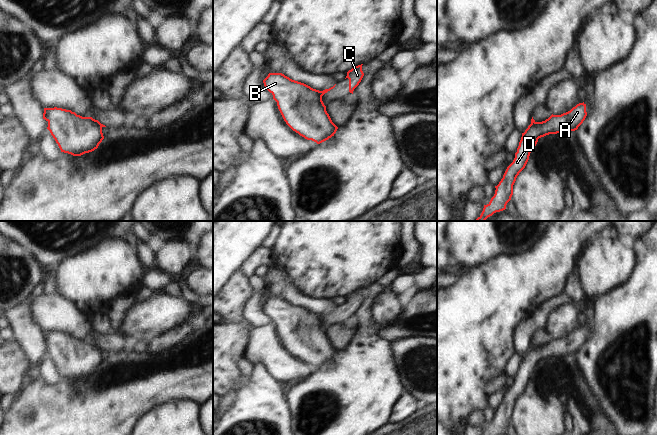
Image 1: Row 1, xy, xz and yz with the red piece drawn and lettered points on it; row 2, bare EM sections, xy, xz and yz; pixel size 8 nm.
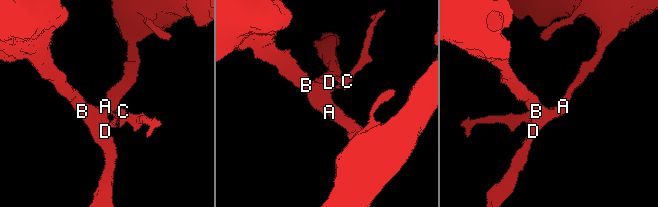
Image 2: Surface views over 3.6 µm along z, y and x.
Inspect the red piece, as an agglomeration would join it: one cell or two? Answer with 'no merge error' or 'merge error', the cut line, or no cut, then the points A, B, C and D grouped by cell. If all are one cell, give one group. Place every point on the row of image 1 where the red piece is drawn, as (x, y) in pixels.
merge error; cut in xy along (95, 120), (102, 126); A B D / C

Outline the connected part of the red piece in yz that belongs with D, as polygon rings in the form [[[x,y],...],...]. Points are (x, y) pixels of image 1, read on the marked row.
[[[583,102],[561,115],[552,114],[545,121],[531,122],[525,132],[522,133],[513,162],[507,167],[499,184],[495,186],[494,196],[487,205],[484,205],[483,211],[476,221],[485,221],[494,213],[506,209],[506,205],[513,195],[513,185],[516,178],[525,168],[530,153],[535,148],[539,138],[549,134],[575,131],[583,123],[586,116],[586,104]]]

